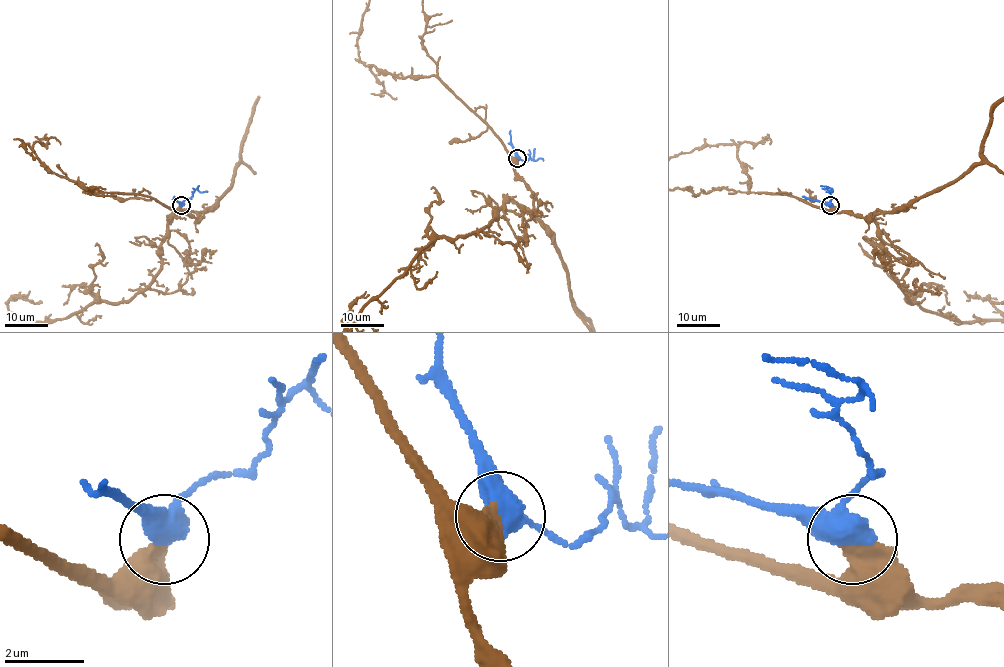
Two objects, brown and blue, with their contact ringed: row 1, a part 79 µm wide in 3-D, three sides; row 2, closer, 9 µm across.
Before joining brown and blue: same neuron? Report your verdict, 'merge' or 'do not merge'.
merge

